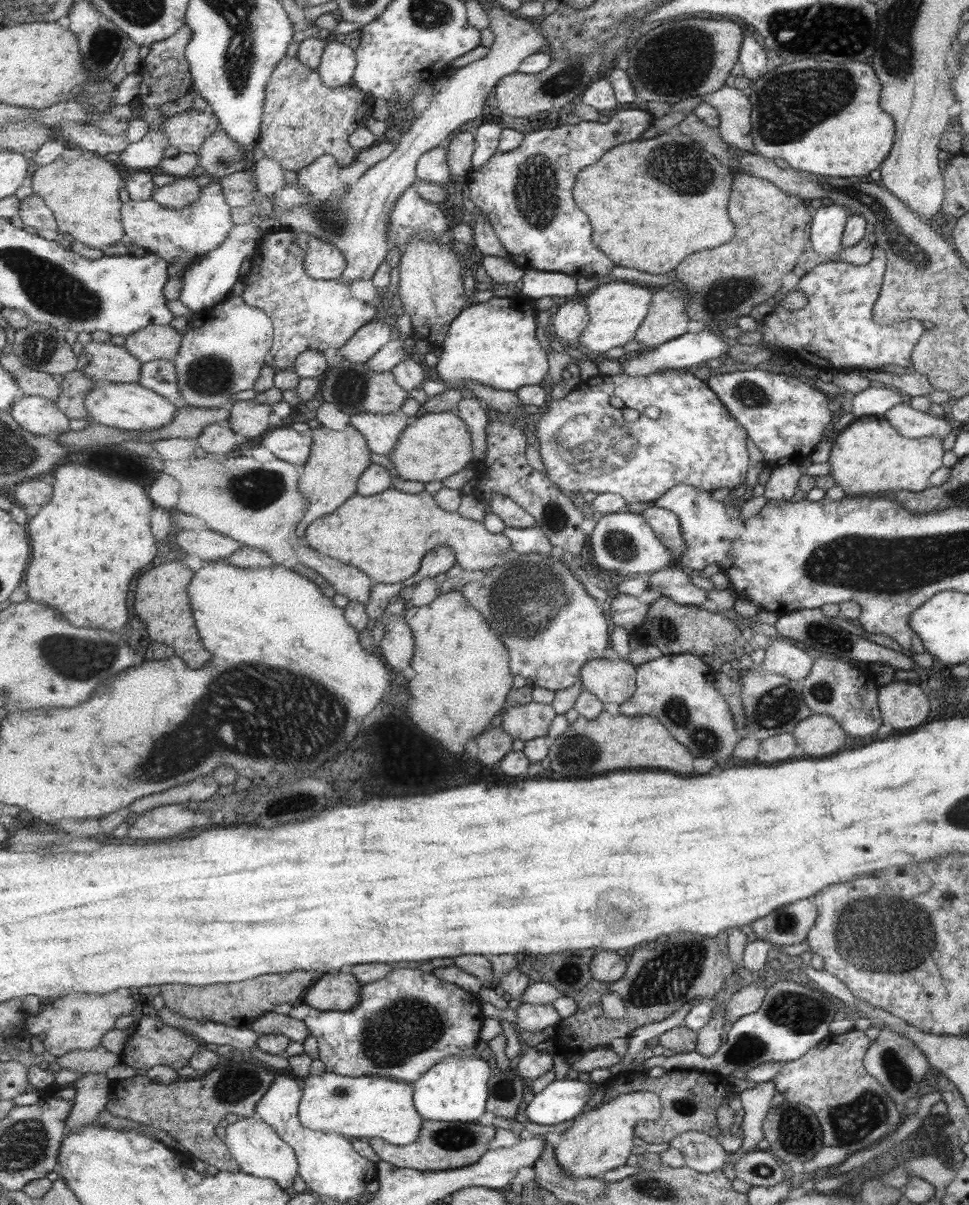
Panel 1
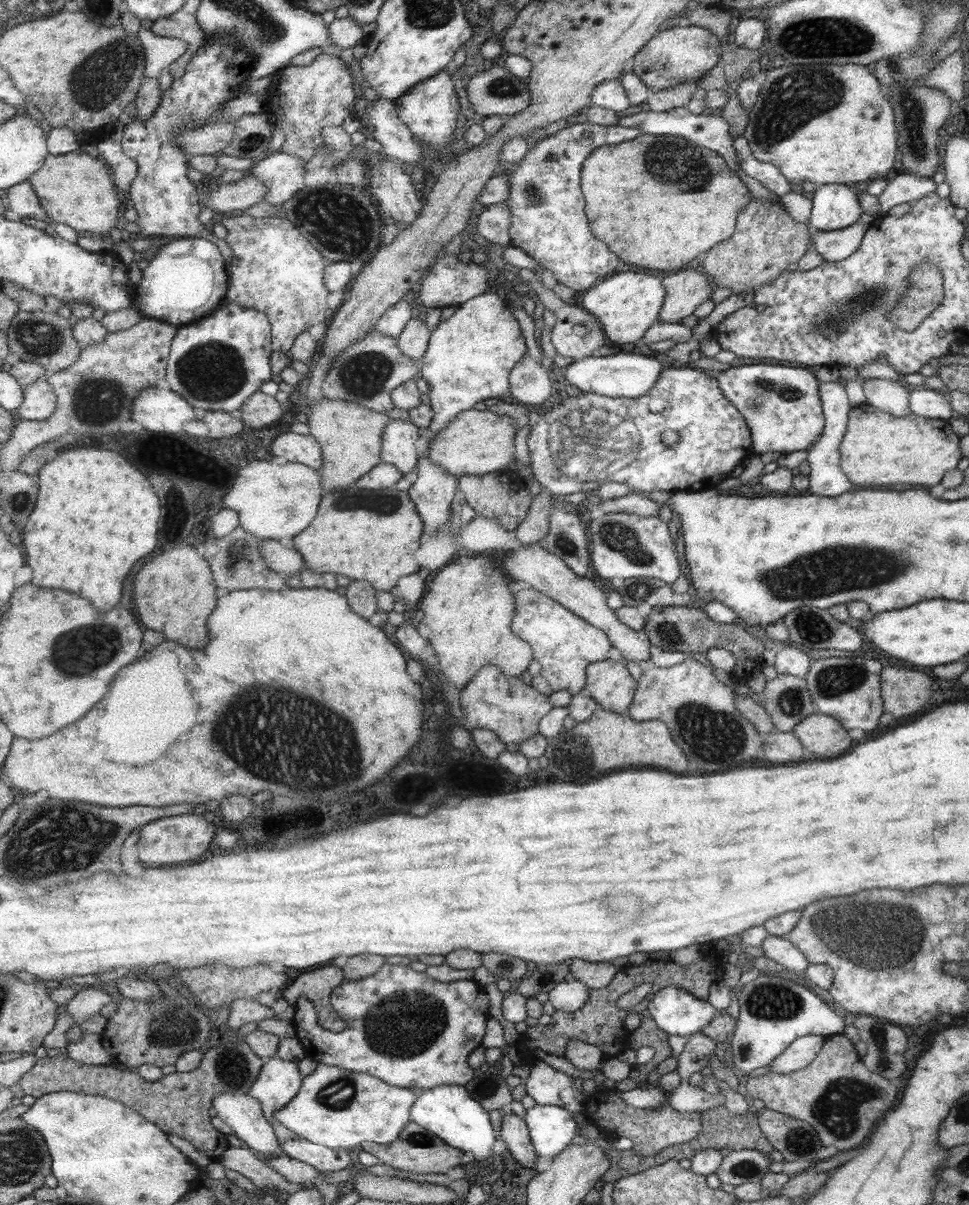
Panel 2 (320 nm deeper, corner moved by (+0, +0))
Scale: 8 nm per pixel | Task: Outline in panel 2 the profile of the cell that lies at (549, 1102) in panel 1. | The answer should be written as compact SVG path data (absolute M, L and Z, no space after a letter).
M535 1105L523 1116L534 1149L541 1158L555 1158L567 1150L578 1135L577 1122L570 1110L557 1105Z

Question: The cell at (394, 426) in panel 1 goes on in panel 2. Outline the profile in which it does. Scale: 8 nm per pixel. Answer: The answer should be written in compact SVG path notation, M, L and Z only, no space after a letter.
M391 419L384 434L383 462L394 464L403 474L415 472L422 455L422 438L411 420Z

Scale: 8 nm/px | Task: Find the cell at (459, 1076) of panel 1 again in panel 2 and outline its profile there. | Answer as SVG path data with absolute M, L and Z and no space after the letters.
M452 1083L449 1086L438 1086L431 1090L426 1089L418 1097L413 1105L411 1121L419 1126L424 1126L427 1130L434 1132L442 1138L449 1146L458 1148L463 1152L472 1152L474 1159L487 1160L491 1156L493 1144L495 1144L495 1127L492 1125L490 1113L485 1107L477 1102L468 1090L463 1086Z

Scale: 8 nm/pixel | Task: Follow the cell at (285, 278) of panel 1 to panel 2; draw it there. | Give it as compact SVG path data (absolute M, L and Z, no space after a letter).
M242 212L223 215L219 222L228 231L225 241L233 253L227 264L230 274L227 302L241 307L253 307L268 314L272 322L272 345L275 351L289 353L301 333L315 324L321 324L332 318L333 313L328 304L330 293L324 283L325 272L331 264L330 261L285 215L255 218L249 213Z

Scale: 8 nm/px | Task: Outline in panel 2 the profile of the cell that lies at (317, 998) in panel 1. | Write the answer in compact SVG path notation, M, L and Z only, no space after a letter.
M335 965L315 968L301 973L282 989L282 996L289 1005L297 1007L301 999L309 1000L318 1011L321 1026L340 1033L348 1025L333 1007L332 996L336 986L347 980L344 970Z

